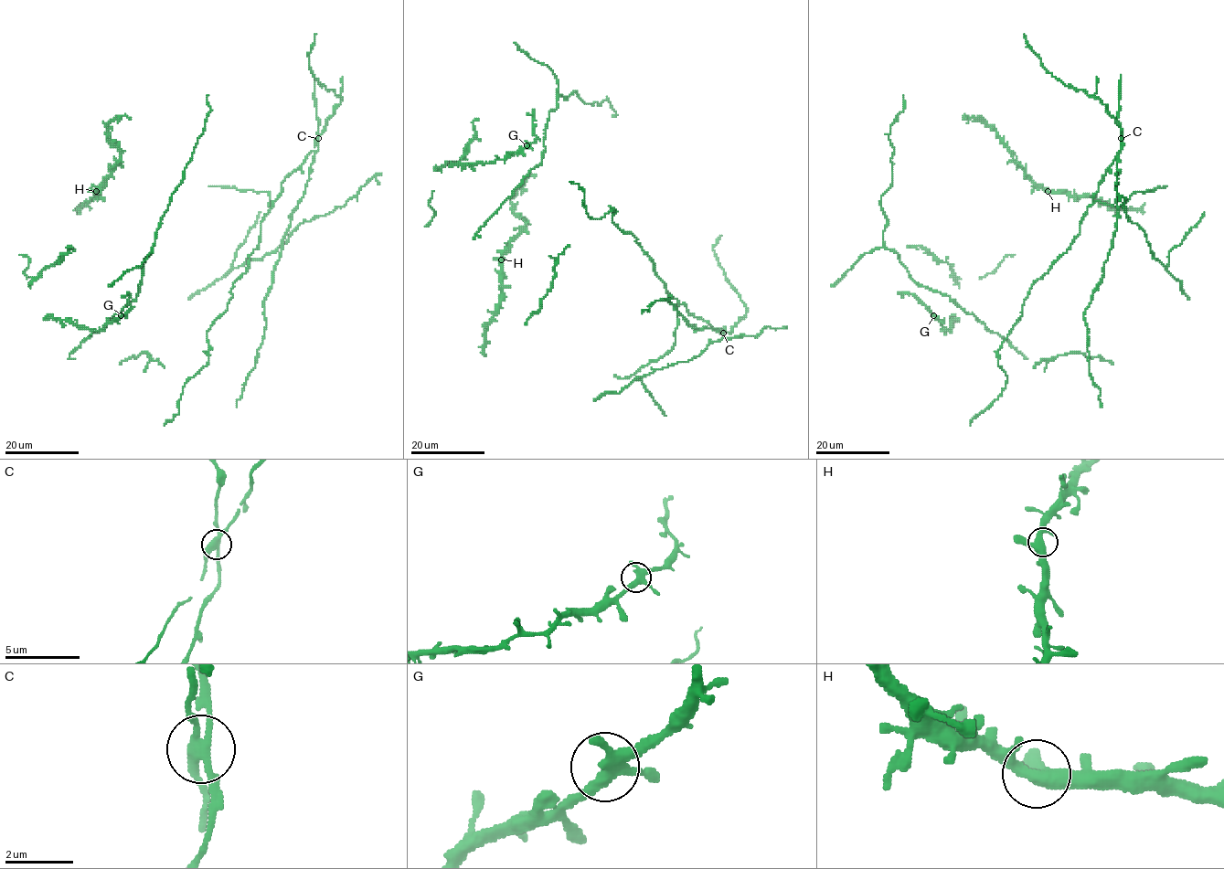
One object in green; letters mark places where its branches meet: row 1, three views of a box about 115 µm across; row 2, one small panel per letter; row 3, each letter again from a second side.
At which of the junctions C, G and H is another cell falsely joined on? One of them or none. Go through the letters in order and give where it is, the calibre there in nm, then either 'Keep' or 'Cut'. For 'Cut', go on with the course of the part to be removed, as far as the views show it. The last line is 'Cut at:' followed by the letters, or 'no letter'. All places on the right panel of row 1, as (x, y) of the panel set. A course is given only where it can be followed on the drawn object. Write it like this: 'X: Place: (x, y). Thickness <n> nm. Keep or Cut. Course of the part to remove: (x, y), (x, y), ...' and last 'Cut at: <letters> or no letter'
C: Place: (1121, 138). Thickness 280 nm. Cut. Course of the part to remove: (1121, 138), (1116, 230), (1101, 281), (1084, 314), (1089, 372), (1101, 391), (1101, 408)
G: Place: (933, 315). Thickness 360 nm. Keep
H: Place: (1048, 191). Thickness 400 nm. Keep
Cut at: C

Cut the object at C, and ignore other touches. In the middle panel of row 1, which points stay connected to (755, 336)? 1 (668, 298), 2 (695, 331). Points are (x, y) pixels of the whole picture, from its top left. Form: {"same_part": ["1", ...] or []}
{"same_part": []}

